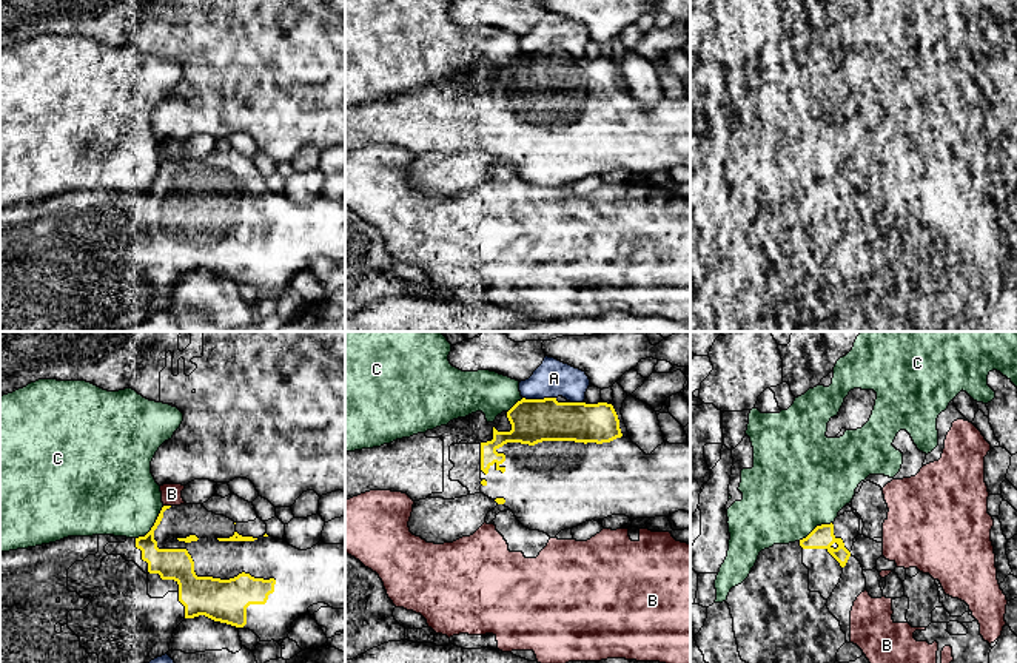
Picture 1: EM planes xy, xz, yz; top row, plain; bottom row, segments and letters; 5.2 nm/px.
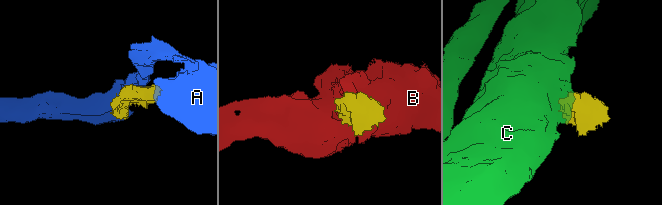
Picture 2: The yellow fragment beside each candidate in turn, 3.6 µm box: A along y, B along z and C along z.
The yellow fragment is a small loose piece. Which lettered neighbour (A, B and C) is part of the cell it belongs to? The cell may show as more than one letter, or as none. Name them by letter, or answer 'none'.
none

